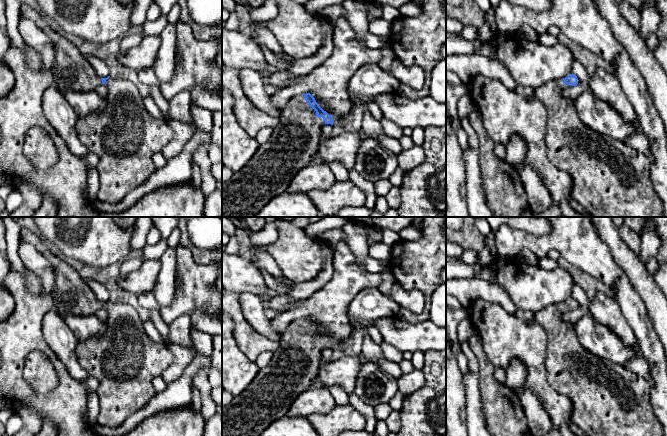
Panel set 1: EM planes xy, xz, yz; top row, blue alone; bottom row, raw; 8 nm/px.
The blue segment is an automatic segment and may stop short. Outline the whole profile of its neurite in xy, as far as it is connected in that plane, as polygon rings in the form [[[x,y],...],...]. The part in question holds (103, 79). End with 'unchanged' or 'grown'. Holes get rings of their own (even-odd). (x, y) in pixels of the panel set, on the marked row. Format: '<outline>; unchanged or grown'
[[[21,4],[20,16],[33,21],[51,40],[56,56],[52,67],[54,83],[61,93],[68,91],[89,92],[104,84],[108,90],[103,112],[92,113],[78,119],[76,133],[89,153],[97,156],[96,169],[100,187],[94,194],[98,201],[118,203],[129,192],[146,182],[156,171],[152,157],[170,142],[173,130],[165,119],[153,118],[144,106],[138,88],[130,81],[117,77],[101,78],[86,56],[69,39],[51,29],[48,23],[34,8]]]; grown

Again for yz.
[[[573,73],[569,76],[546,83],[534,89],[531,98],[540,101],[547,111],[546,150],[551,163],[558,169],[570,174],[572,186],[571,200],[579,202],[592,217],[665,217],[663,203],[655,191],[651,177],[651,159],[611,137],[603,136],[587,127],[579,118],[575,100],[564,98],[561,93],[578,84]]]; grown

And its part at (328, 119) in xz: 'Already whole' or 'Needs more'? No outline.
Needs more

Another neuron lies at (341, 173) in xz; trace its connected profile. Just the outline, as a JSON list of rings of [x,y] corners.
[[[332,162],[330,168],[337,182],[343,182],[350,179],[349,170],[340,162]]]

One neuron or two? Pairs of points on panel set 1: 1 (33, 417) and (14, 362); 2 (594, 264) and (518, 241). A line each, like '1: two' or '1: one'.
1: two
2: one

